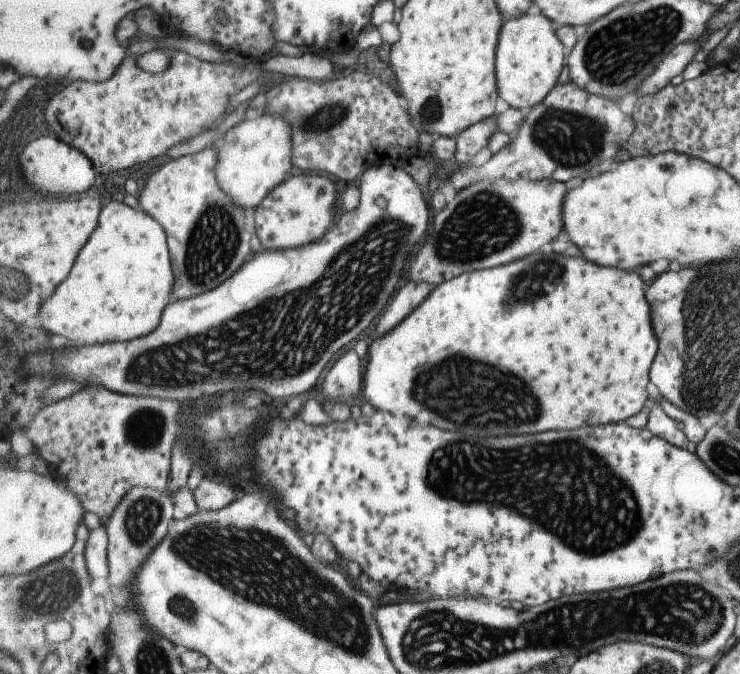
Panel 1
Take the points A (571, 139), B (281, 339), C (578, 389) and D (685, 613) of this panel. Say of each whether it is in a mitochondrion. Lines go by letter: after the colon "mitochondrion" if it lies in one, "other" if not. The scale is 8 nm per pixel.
A: mitochondrion
B: mitochondrion
C: other
D: mitochondrion

